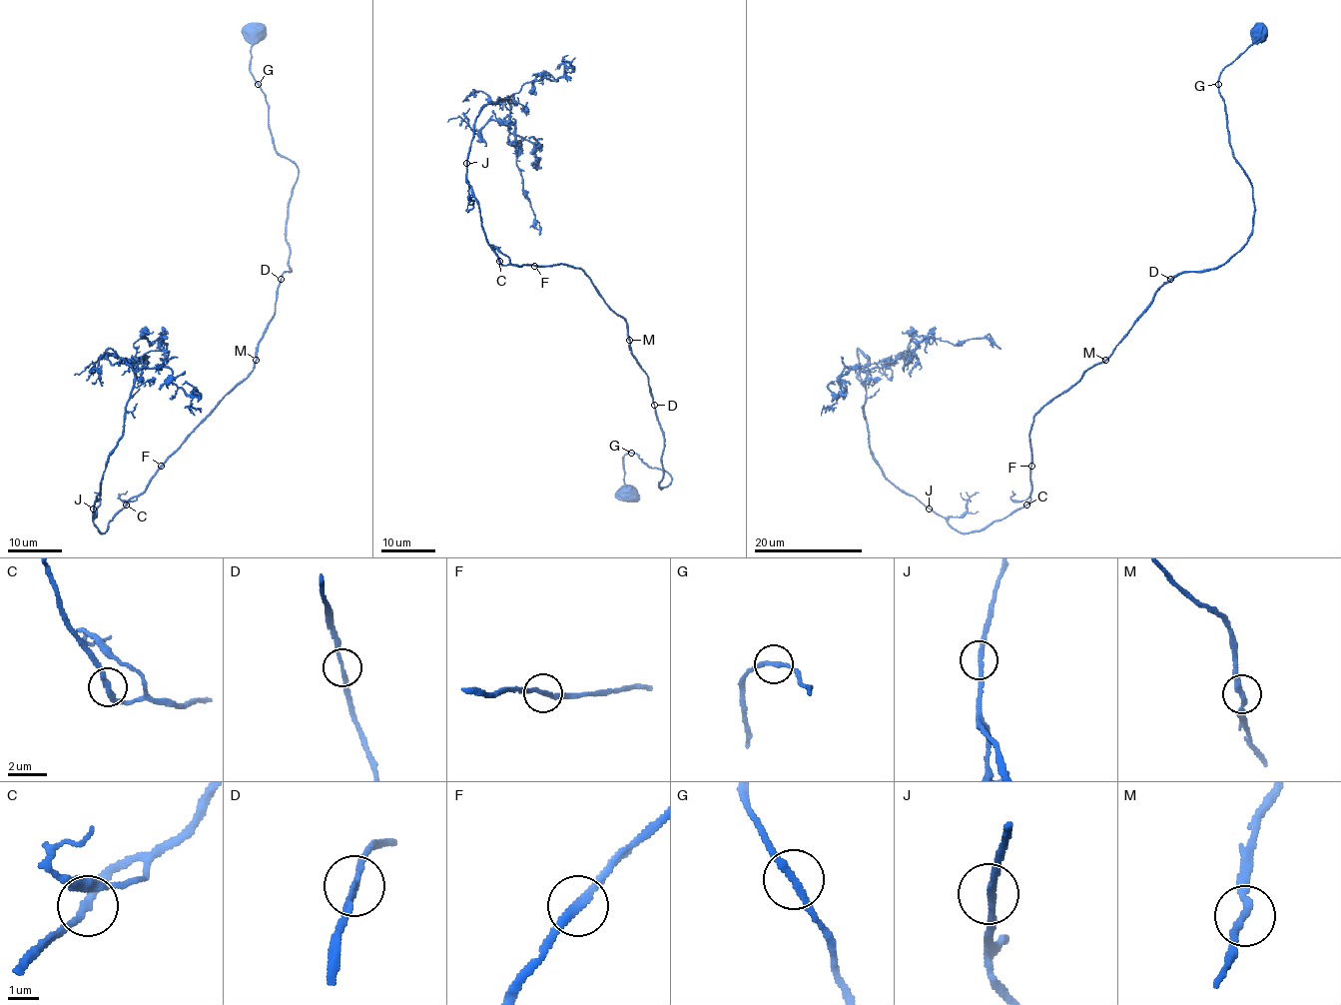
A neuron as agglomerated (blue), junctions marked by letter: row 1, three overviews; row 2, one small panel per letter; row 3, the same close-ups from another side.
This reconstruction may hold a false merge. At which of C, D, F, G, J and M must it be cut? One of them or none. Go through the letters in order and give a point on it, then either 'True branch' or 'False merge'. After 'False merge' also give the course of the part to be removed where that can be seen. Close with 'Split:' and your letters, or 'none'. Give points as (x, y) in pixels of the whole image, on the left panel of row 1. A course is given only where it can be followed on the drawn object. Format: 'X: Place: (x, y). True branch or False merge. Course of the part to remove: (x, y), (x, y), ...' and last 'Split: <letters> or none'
C: Place: (126, 504). True branch
D: Place: (281, 279). True branch
F: Place: (161, 466). True branch
G: Place: (258, 84). True branch
J: Place: (93, 508). True branch
M: Place: (256, 360). True branch
Split: none

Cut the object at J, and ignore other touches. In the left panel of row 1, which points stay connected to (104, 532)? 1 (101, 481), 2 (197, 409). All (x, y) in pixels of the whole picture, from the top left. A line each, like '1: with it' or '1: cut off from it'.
1: cut off from it
2: cut off from it

